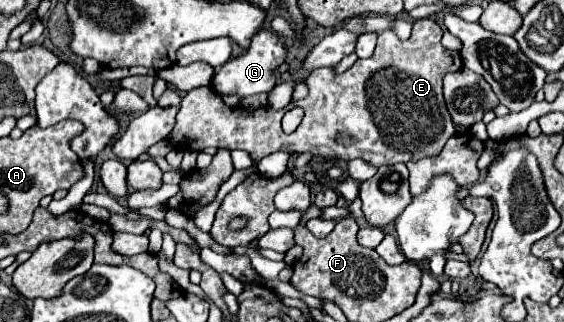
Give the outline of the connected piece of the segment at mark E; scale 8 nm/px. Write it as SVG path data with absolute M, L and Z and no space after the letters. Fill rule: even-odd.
M432 19L416 21L408 41L398 39L392 31L382 31L378 33L376 55L358 59L342 75L336 75L330 67L314 69L306 77L310 95L292 101L280 111L268 105L254 111L226 107L222 95L214 93L212 87L198 87L182 99L170 143L180 151L202 151L206 147L242 149L254 163L276 151L290 155L312 153L342 161L364 159L374 167L436 157L456 133L444 105L442 77L462 67L460 55L448 51L440 39L442 29ZM292 107L302 107L304 119L294 133L286 135L280 121Z

